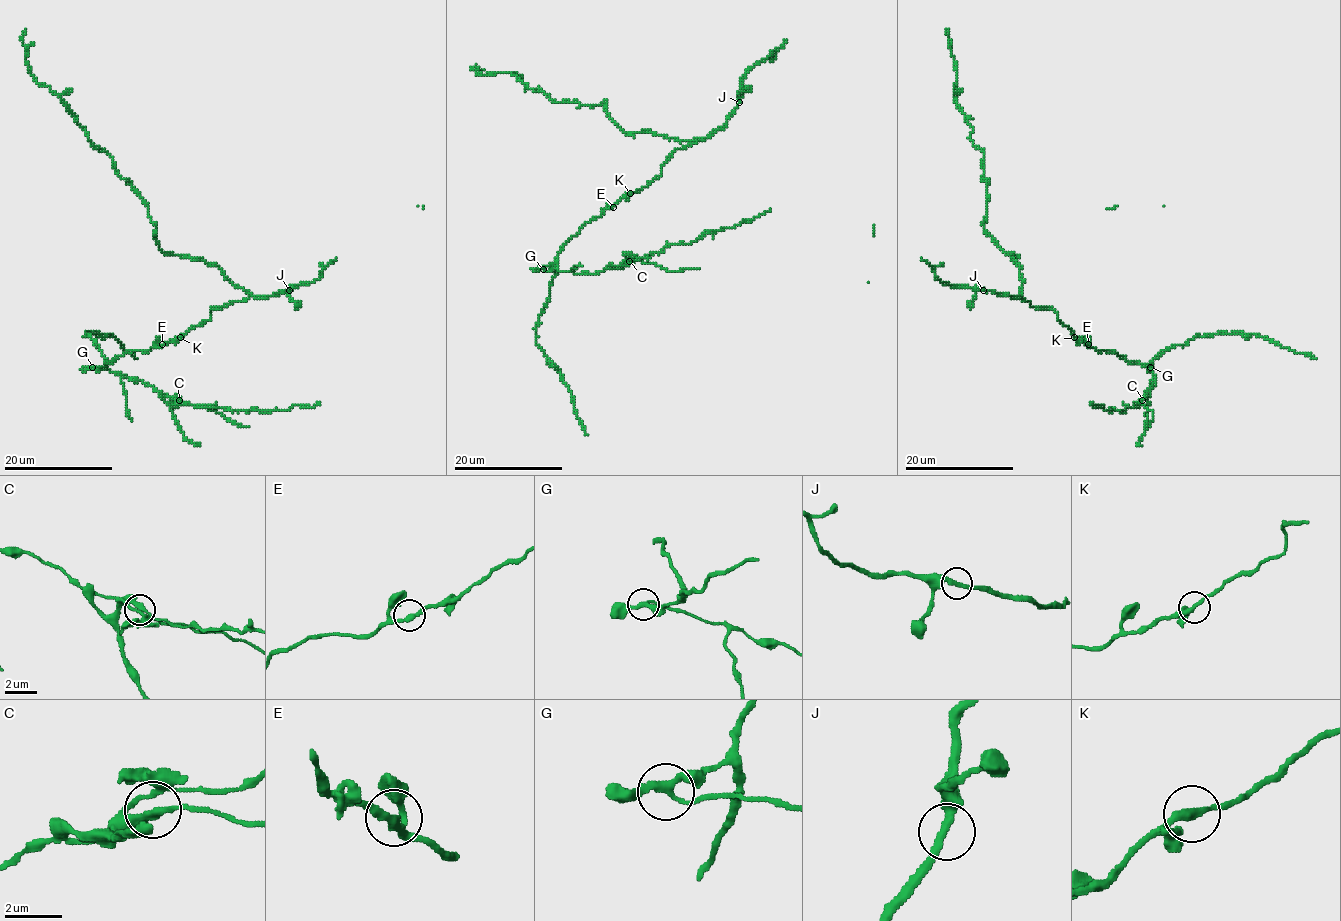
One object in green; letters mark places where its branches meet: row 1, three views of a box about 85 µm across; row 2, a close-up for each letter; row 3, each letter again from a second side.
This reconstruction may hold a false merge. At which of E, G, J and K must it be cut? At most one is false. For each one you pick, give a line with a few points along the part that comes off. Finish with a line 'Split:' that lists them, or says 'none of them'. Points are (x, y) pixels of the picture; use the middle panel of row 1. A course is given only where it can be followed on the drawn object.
G: course (543, 269), (599, 273), (628, 258), (648, 257), (671, 245), (696, 242), (708, 231), (752, 221), (771, 209)
Split: G

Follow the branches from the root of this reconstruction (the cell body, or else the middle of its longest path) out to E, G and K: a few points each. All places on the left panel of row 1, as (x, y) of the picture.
E: (218, 309), (211, 309), (211, 317), (200, 325), (162, 344)
G: (218, 309), (211, 309), (209, 320), (166, 344), (155, 345), (149, 351), (128, 351), (102, 367), (93, 367)
K: (218, 309), (211, 309), (209, 320), (180, 337)

